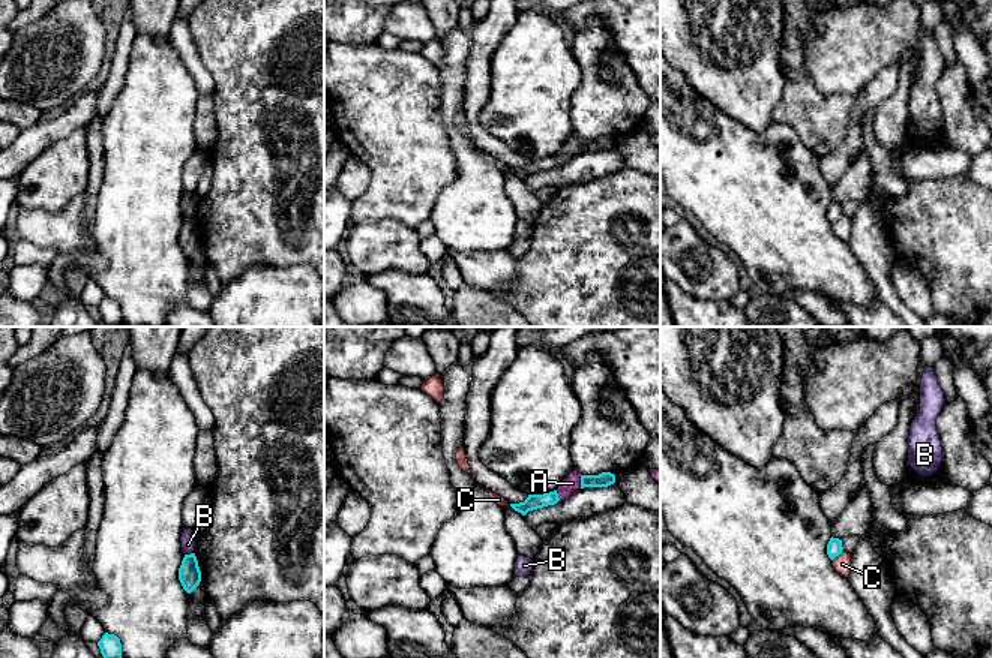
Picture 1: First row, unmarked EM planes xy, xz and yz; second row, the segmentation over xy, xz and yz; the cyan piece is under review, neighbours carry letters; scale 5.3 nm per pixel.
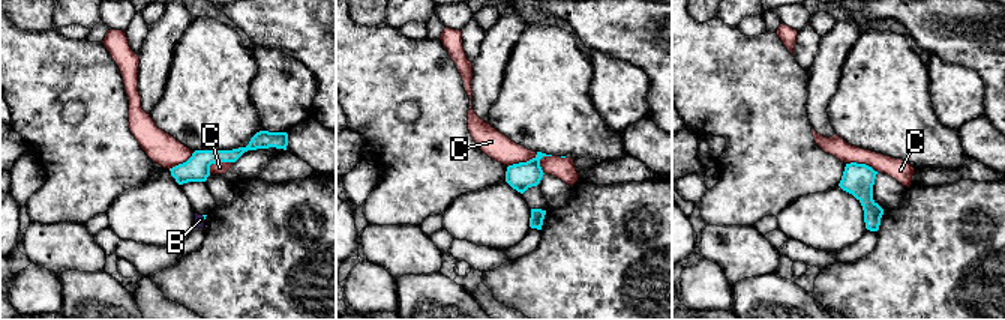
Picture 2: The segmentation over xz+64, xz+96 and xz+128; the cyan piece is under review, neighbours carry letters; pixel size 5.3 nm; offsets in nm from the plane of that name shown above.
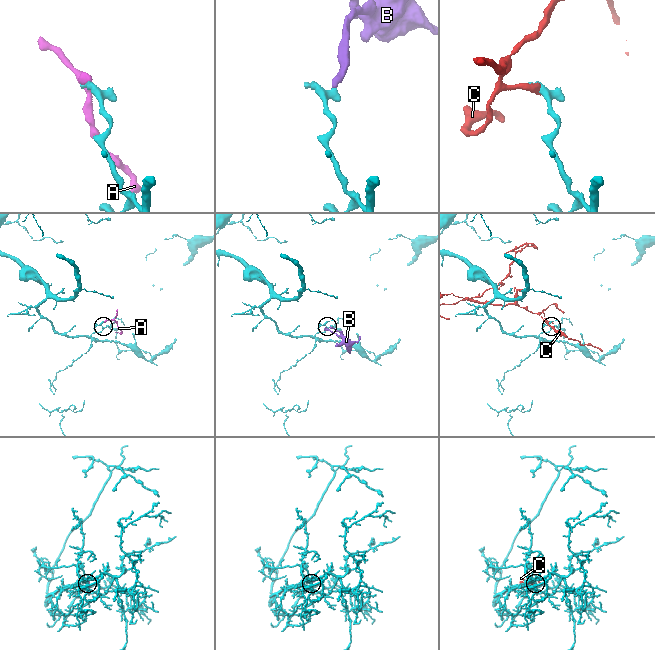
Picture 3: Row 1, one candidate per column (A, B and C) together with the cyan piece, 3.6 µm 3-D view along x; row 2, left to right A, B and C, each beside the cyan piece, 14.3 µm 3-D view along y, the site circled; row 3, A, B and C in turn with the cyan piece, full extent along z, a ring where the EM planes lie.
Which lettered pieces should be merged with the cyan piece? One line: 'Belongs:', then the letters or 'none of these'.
Belongs: none of these

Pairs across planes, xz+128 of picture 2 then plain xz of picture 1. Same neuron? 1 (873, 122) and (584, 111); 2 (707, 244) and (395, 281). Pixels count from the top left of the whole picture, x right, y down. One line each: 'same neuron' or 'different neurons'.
1: different neurons
2: different neurons

